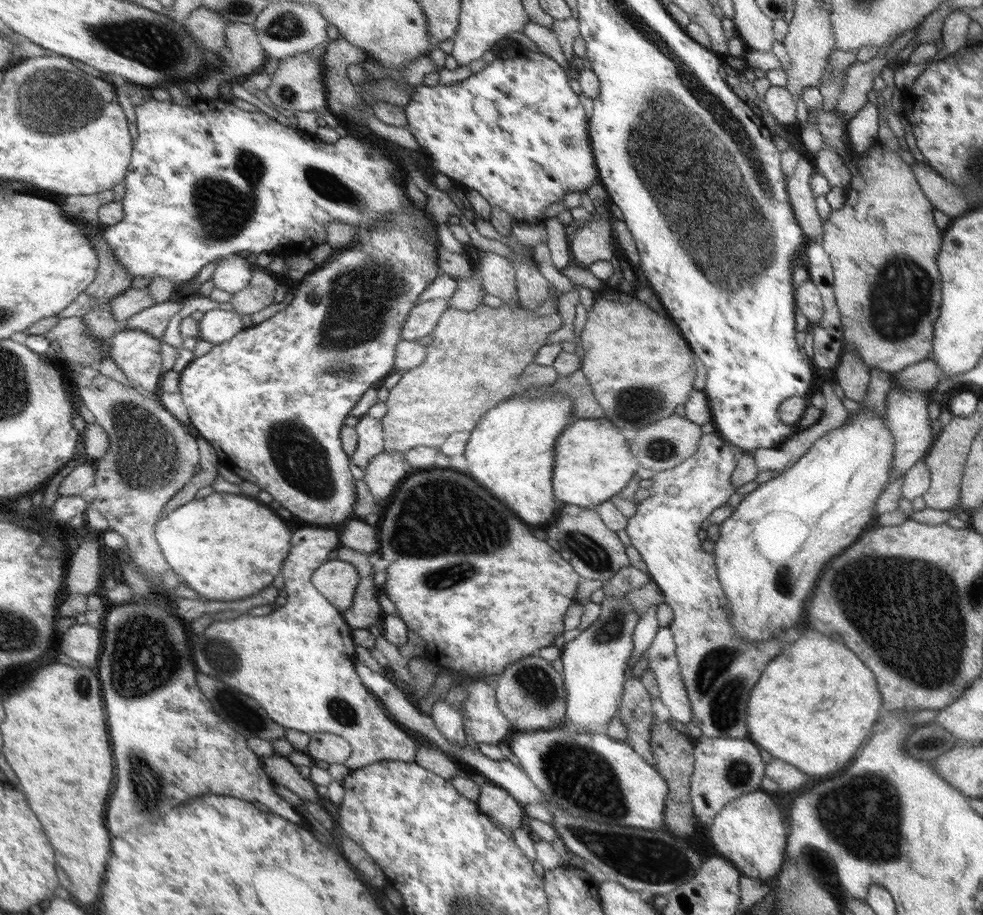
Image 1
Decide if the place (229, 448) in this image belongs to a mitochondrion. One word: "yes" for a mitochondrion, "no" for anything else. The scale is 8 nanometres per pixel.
no

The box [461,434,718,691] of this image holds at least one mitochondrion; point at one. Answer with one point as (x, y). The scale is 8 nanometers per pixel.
(595, 555)

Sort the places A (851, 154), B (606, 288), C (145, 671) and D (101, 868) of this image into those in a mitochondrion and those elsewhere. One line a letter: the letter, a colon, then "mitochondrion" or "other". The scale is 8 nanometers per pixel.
A: other
B: other
C: mitochondrion
D: other

